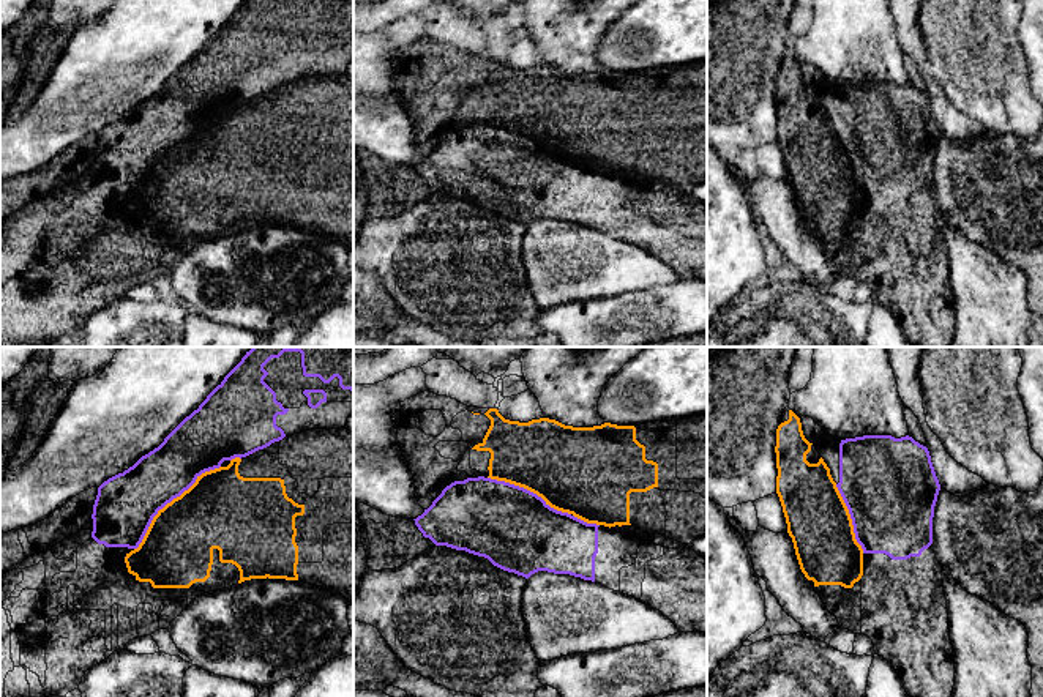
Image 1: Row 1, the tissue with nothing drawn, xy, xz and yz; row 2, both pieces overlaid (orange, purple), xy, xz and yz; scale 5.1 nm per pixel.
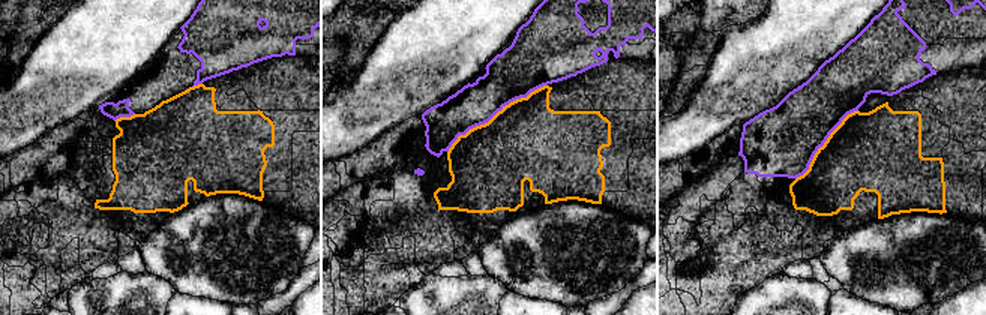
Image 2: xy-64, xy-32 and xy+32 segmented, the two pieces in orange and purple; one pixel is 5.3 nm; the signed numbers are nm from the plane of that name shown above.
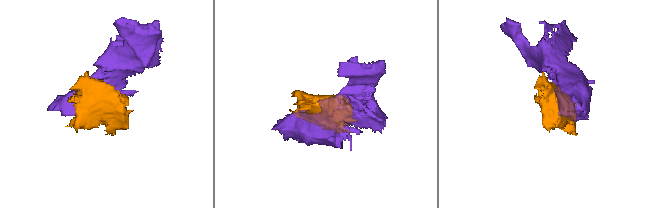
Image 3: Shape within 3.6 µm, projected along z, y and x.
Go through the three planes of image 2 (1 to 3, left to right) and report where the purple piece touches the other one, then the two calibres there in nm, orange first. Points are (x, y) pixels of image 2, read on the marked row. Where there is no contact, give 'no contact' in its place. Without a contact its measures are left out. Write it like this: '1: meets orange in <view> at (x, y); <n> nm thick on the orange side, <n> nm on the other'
1: meets orange in xy-64 at (123, 117); 440 nm thick on the orange side, 90 nm on the other
2: meets orange in xy-32 at (496, 114); 420 nm thick on the orange side, 260 nm on the other
3: meets orange in xy+32 at (824, 143); 420 nm thick on the orange side, 380 nm on the other

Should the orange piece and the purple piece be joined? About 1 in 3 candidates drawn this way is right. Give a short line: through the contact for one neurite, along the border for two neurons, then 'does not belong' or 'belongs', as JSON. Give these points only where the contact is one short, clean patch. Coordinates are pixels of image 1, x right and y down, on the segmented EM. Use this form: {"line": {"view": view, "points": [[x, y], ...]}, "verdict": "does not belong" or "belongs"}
{"verdict": "does not belong"}

